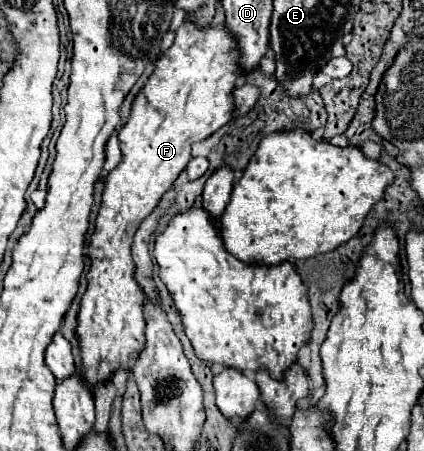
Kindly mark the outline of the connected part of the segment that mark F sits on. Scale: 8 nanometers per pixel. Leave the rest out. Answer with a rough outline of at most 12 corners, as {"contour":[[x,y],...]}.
{"contour":[[226,26],[176,30],[120,130],[76,338],[94,390],[144,350],[134,232],[226,126]]}

